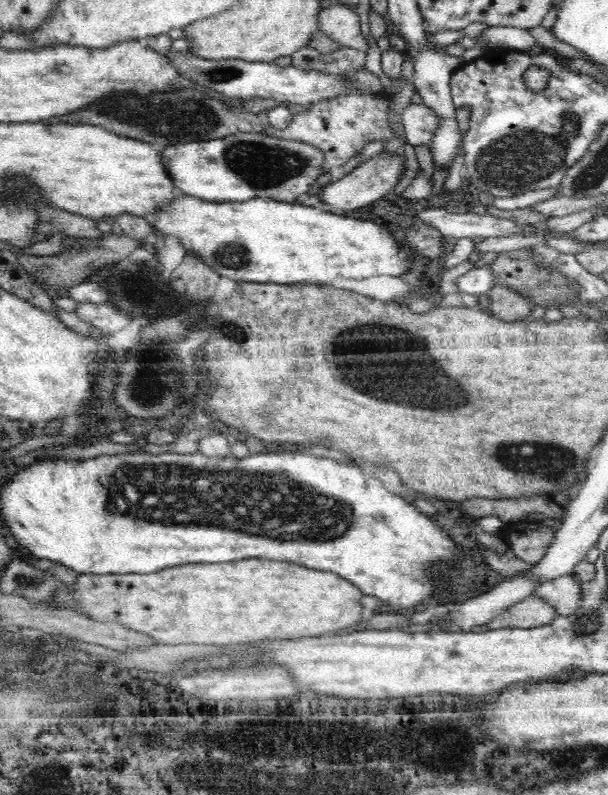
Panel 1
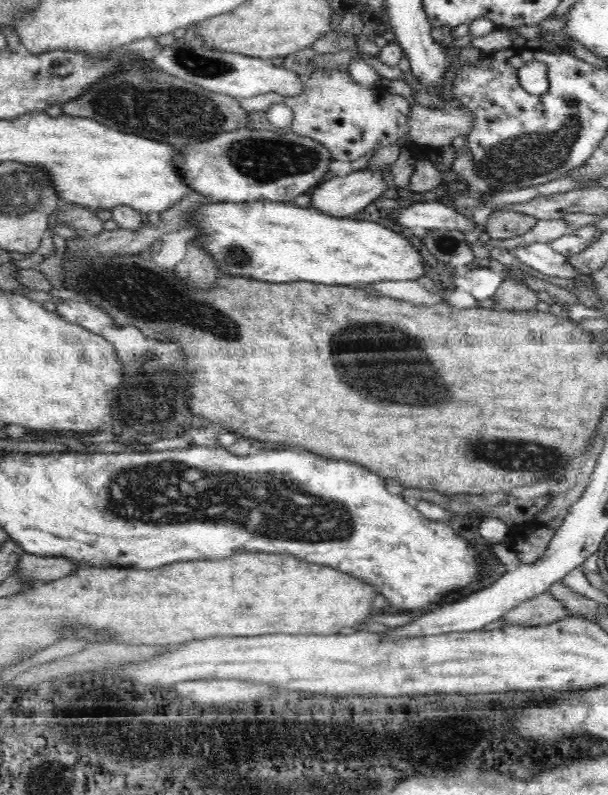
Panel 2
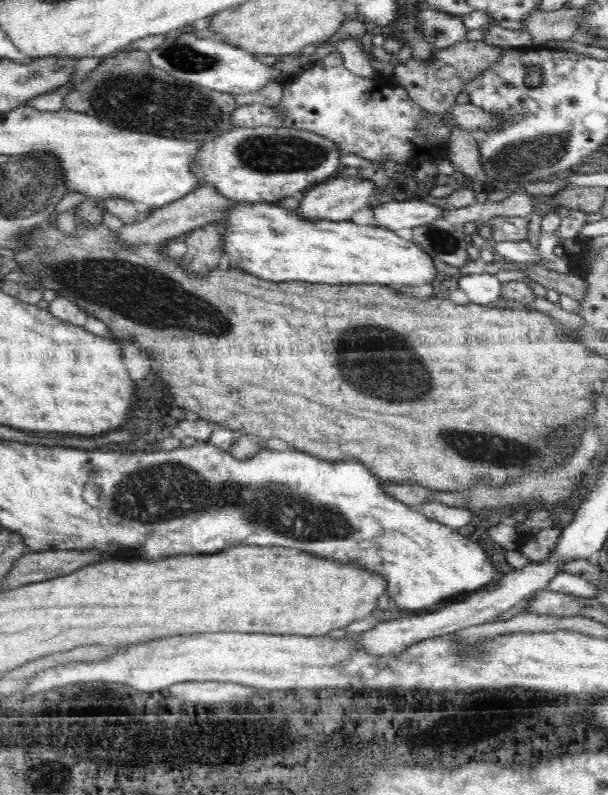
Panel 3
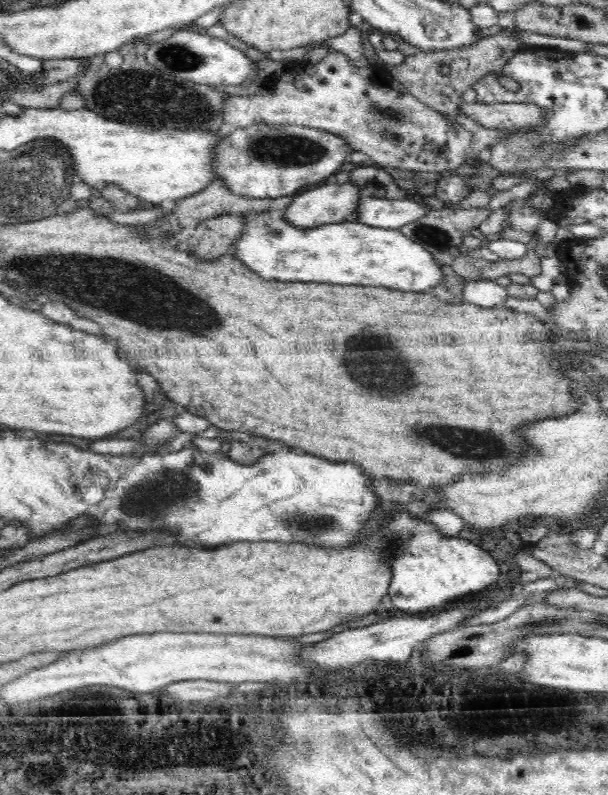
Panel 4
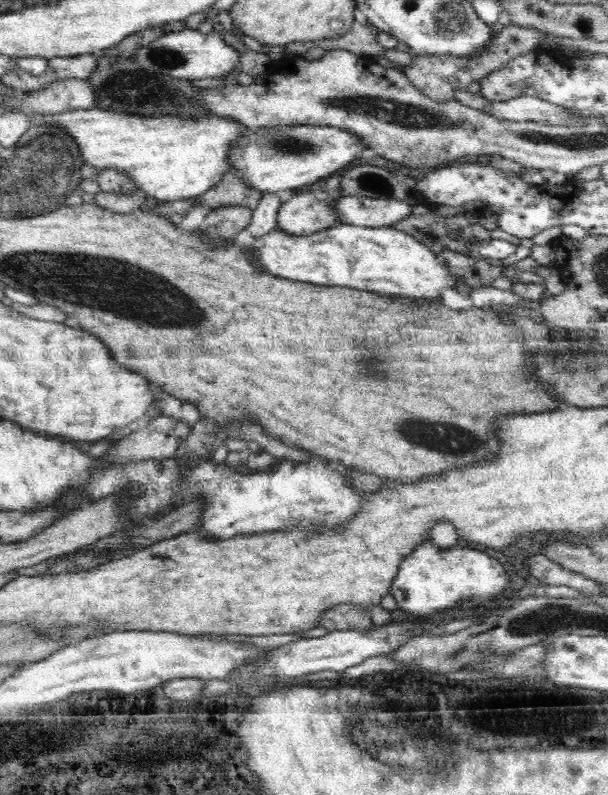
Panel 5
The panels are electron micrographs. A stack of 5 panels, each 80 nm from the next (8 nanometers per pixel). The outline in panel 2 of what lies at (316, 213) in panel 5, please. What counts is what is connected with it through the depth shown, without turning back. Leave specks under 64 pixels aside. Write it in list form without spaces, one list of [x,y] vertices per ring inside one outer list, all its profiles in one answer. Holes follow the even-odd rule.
[[[363,168],[323,181],[312,191],[310,207],[336,218],[351,218],[387,189],[385,171]]]

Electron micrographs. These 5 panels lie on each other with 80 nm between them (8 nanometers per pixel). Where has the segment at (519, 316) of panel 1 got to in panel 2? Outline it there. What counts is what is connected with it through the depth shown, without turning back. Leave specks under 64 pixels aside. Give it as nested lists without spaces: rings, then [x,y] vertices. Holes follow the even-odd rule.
[[[502,281],[492,299],[495,300],[498,310],[516,312],[535,310],[539,301],[535,291],[514,281]]]

